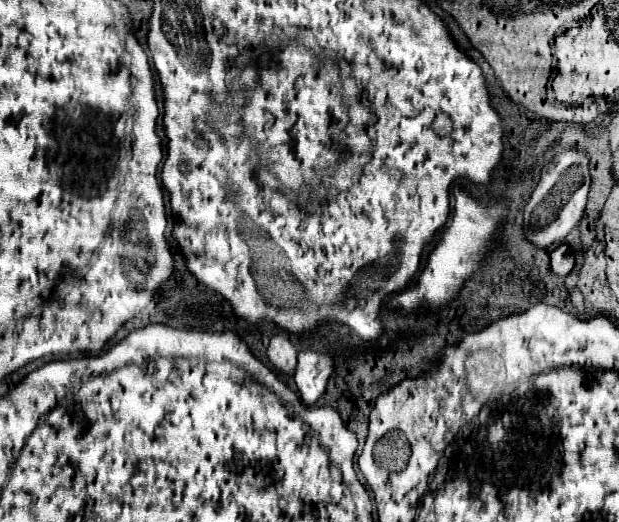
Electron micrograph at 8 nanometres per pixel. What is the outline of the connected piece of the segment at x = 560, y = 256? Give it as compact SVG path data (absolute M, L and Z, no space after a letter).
M561 244L559 248L555 248L551 252L551 270L553 270L553 274L567 276L571 272L573 264L575 264L575 260L569 254L569 246L567 244Z

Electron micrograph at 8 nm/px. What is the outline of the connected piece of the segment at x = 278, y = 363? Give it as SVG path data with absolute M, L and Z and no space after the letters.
M273 336L271 338L269 348L267 348L267 356L269 356L275 370L279 370L283 374L293 374L295 372L297 350L285 336Z

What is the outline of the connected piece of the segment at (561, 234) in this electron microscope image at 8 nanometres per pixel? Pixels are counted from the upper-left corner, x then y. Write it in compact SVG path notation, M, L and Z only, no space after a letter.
M567 150L557 154L541 174L537 188L531 194L523 210L523 236L537 248L547 250L553 244L565 240L565 236L579 224L589 192L591 176L589 176L589 158L577 150Z

